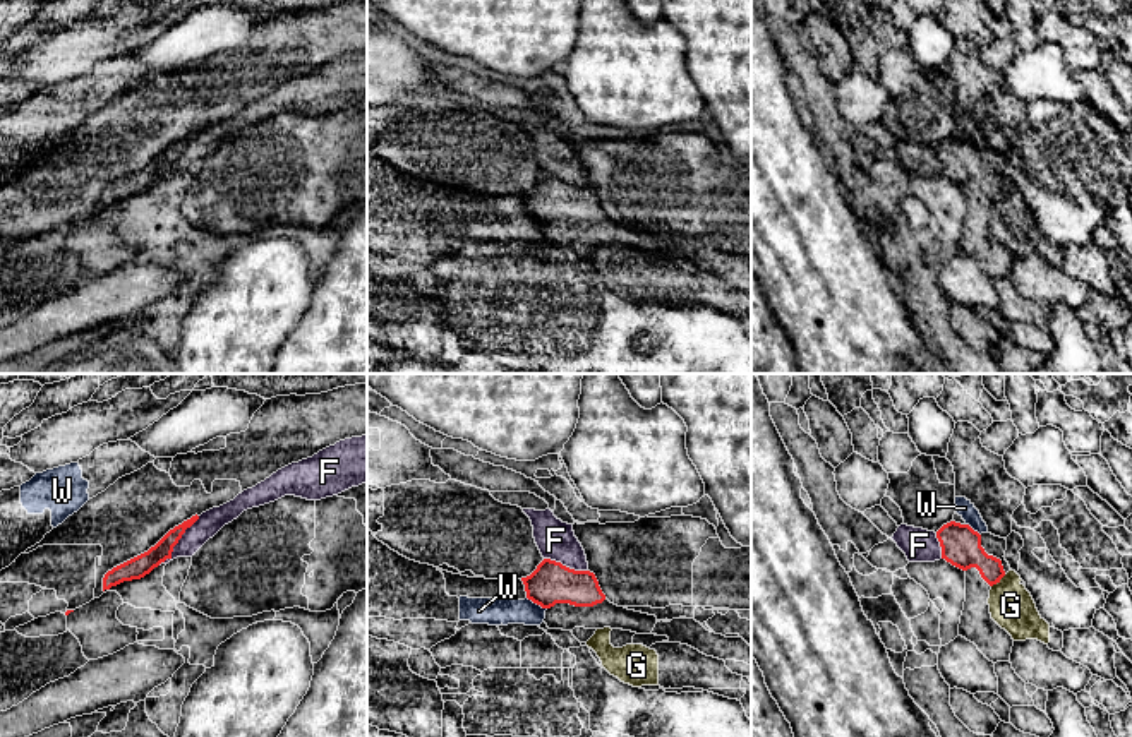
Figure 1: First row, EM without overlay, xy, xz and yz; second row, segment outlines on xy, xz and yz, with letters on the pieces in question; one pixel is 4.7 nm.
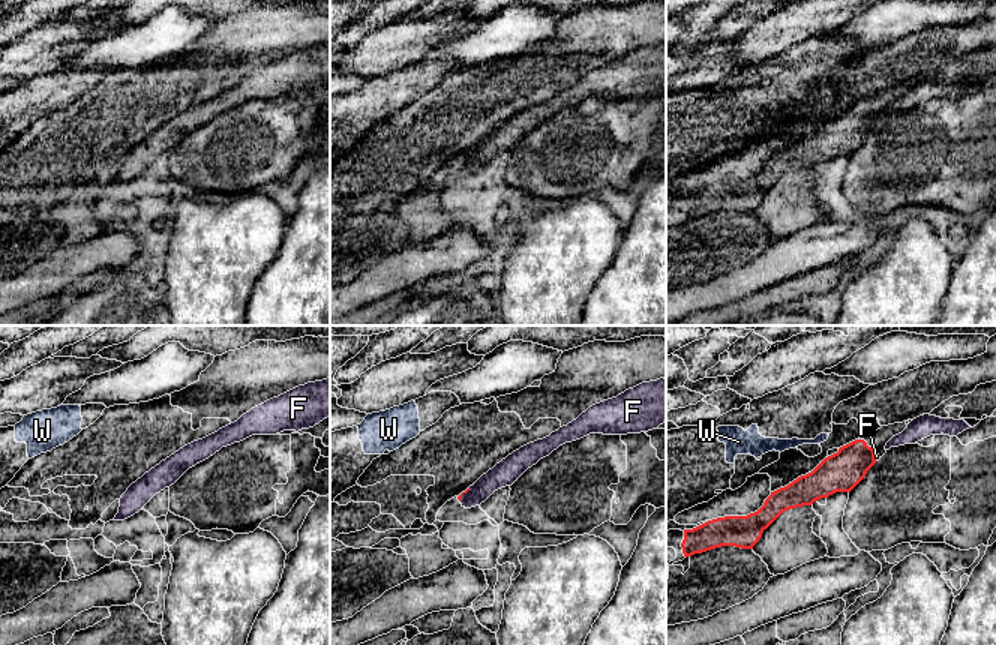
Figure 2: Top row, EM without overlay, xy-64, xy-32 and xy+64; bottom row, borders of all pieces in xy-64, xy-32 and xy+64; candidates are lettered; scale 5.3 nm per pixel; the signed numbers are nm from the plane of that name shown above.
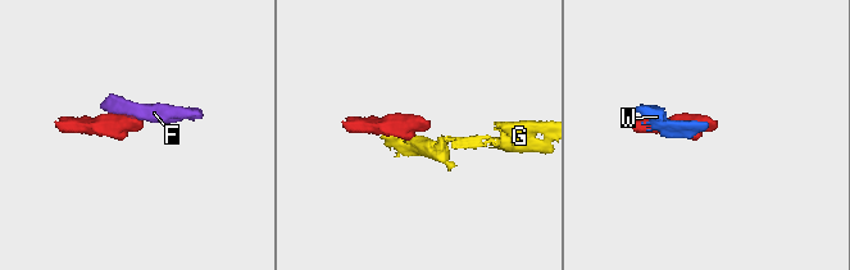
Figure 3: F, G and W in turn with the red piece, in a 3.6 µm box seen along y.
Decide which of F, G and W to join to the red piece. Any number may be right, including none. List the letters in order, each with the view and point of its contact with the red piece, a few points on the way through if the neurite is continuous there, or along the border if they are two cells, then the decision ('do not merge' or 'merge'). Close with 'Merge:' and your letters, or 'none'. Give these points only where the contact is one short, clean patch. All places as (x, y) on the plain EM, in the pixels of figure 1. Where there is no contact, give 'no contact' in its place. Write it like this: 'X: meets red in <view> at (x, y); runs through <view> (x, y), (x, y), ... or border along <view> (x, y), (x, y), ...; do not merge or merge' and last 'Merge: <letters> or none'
F: meets red in xy at (177, 158); border along xy (199, 132), (186, 146), (172, 170), (158, 180); do not merge
G: meets red in yz at (999, 196); runs through yz (961, 161), (999, 196), (1005, 204), (1011, 221); merge
W: meets red in xz at (537, 220); do not merge
Merge: G

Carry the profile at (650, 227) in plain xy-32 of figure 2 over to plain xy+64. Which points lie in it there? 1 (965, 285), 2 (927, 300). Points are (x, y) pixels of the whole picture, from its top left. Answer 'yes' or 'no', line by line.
1: yes
2: no

